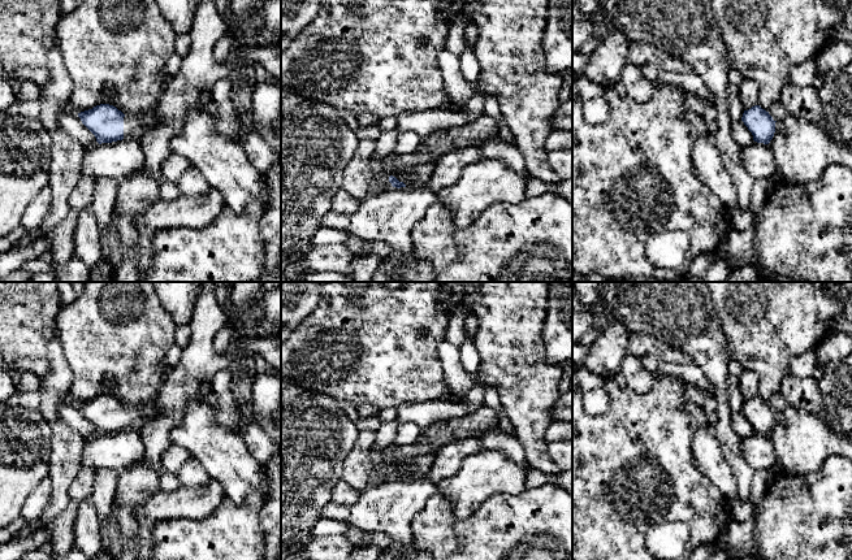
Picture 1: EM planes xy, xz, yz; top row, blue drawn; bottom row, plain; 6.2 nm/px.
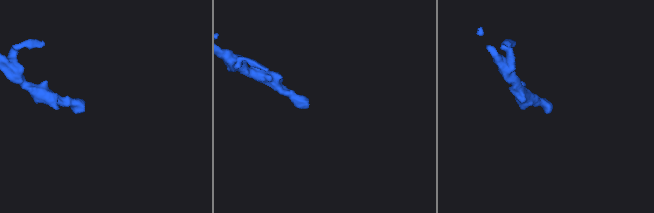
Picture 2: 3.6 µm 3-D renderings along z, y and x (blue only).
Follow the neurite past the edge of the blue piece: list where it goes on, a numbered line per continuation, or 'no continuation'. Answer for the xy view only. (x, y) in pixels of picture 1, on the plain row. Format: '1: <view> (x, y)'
1: xy (133, 416)

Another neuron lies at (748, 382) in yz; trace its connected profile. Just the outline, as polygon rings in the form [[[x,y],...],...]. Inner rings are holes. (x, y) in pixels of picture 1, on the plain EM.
[[[744,369],[739,377],[739,390],[743,396],[743,401],[748,401],[754,396],[758,396],[758,377],[752,372]]]

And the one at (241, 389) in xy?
[[[247,368],[235,375],[230,385],[230,392],[238,407],[243,404],[250,404],[252,407],[251,373],[247,370]]]

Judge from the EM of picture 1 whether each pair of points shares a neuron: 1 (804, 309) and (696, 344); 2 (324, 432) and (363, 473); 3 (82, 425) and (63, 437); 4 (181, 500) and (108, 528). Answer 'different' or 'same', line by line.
1: different
2: different
3: different
4: same

